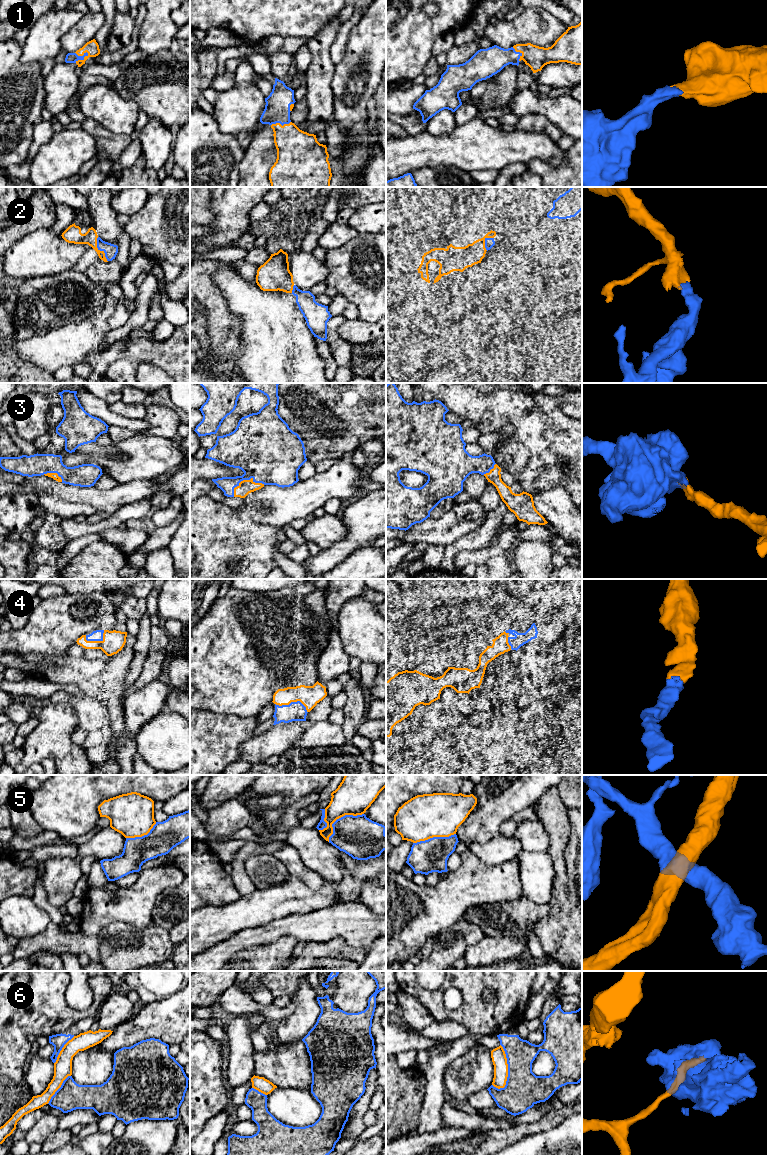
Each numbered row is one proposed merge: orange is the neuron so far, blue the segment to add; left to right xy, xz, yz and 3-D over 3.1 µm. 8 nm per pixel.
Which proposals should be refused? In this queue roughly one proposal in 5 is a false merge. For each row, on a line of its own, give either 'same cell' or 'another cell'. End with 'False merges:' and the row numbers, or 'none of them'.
1: same cell
2: same cell
3: same cell
4: same cell
5: same cell
6: another cell
False merges: 6

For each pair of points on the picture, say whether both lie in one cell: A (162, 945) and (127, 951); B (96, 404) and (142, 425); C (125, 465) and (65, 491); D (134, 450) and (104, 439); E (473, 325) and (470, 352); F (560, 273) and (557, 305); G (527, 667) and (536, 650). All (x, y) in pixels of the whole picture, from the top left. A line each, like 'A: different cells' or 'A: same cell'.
A: same cell
B: same cell
C: different cells
D: different cells
E: same cell
F: different cells
G: same cell

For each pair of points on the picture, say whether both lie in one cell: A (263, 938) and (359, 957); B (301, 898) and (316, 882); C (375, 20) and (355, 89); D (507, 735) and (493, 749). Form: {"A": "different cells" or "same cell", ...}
{"A": "different cells", "B": "different cells", "C": "same cell", "D": "different cells"}

